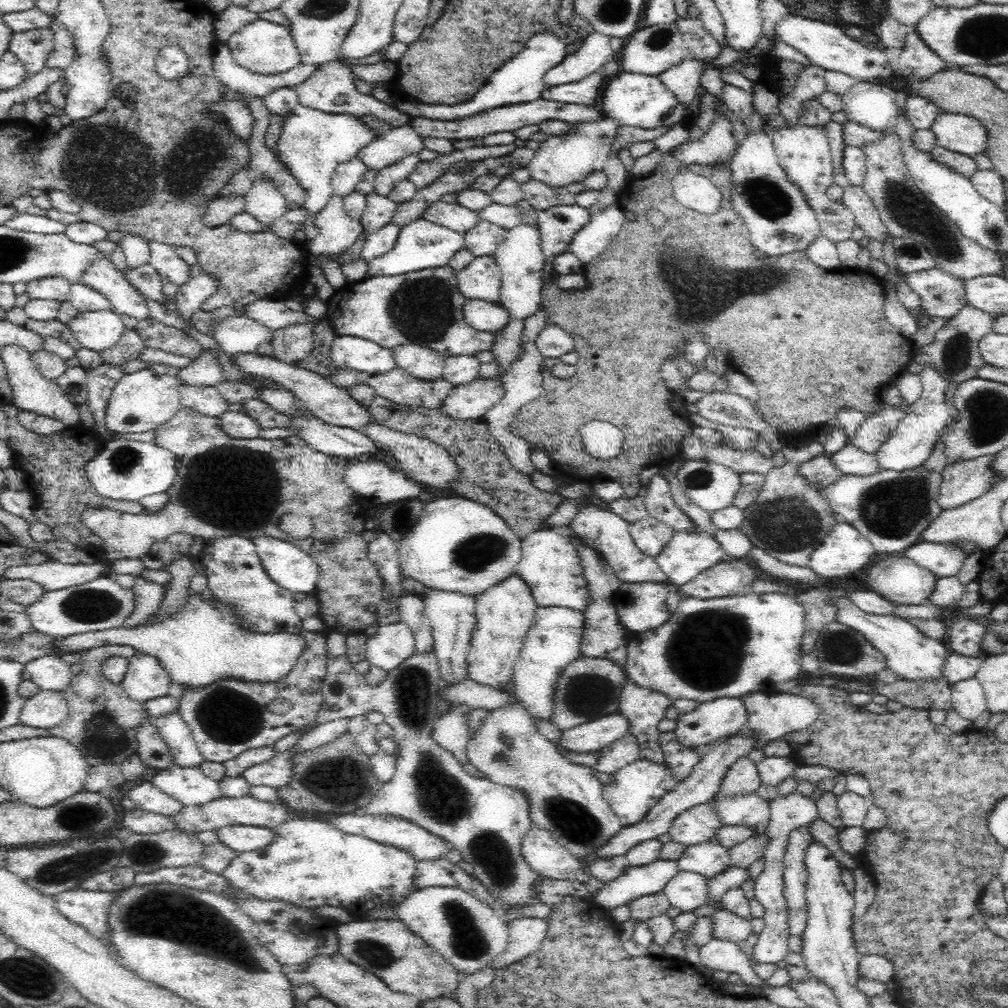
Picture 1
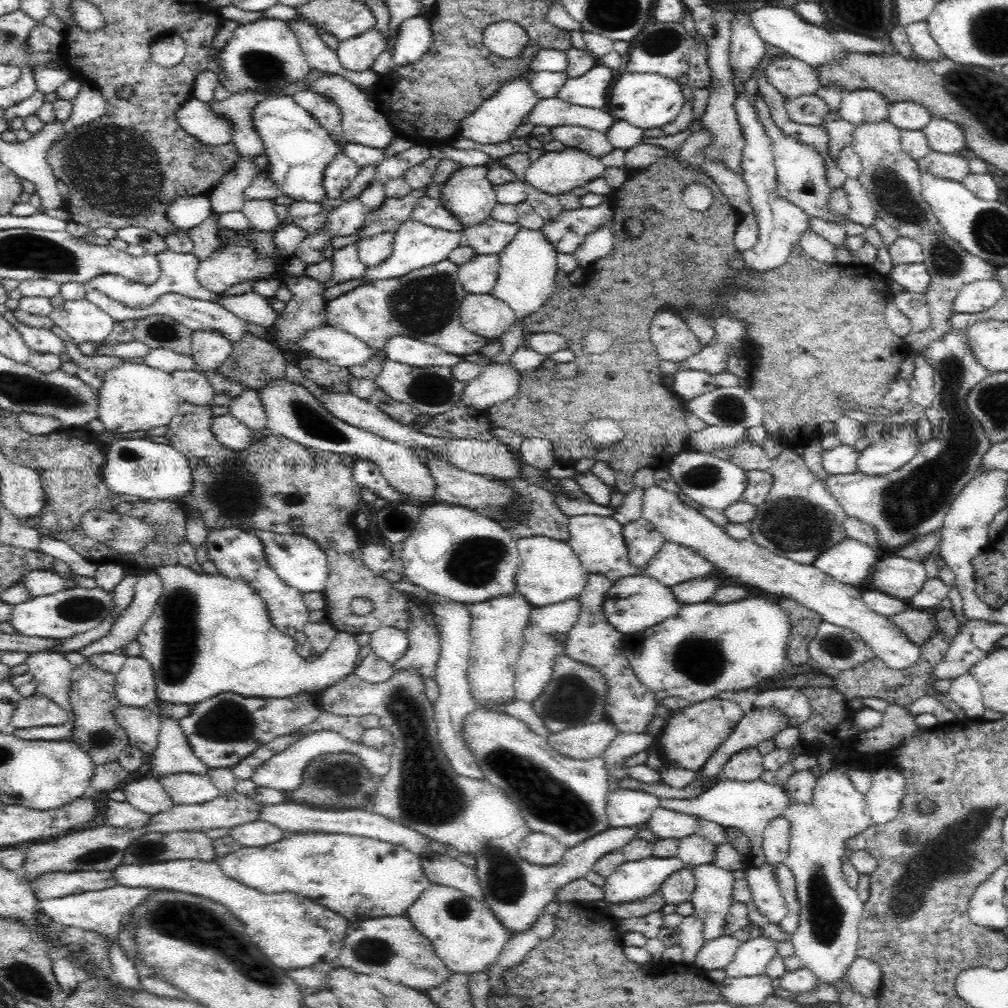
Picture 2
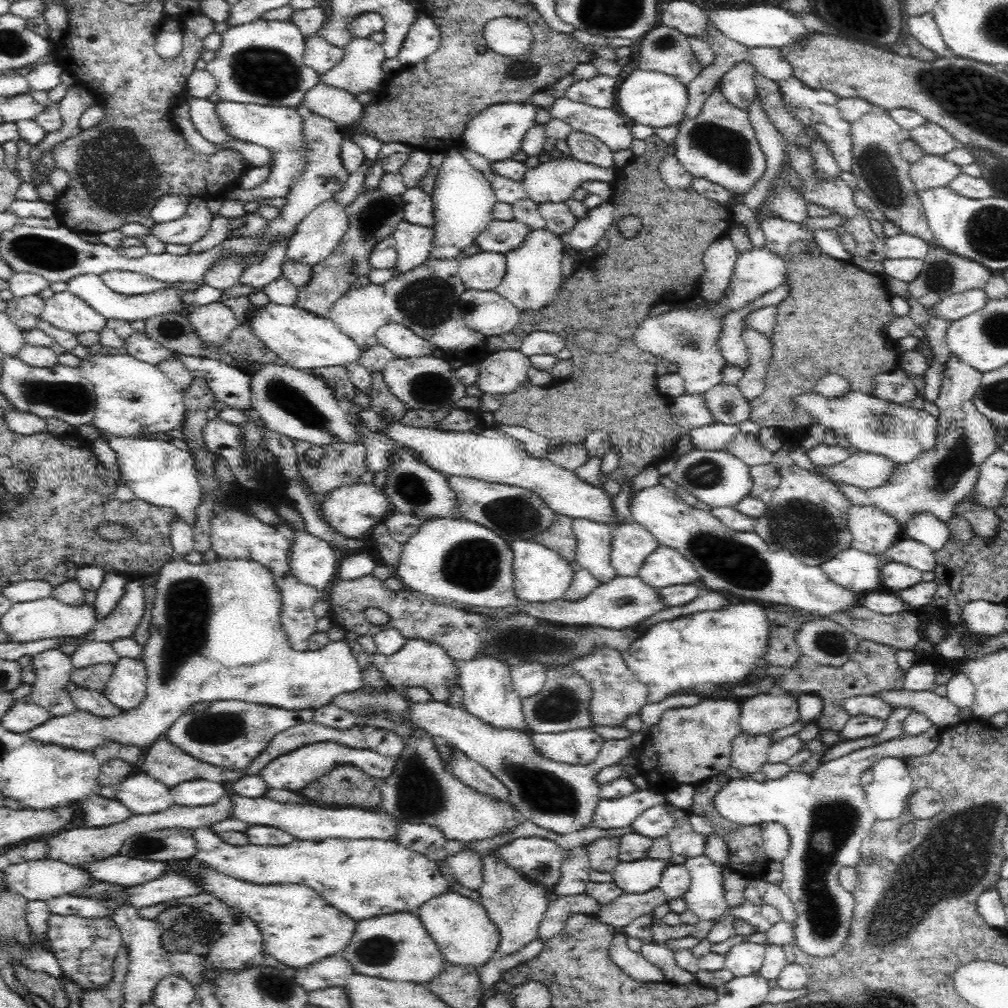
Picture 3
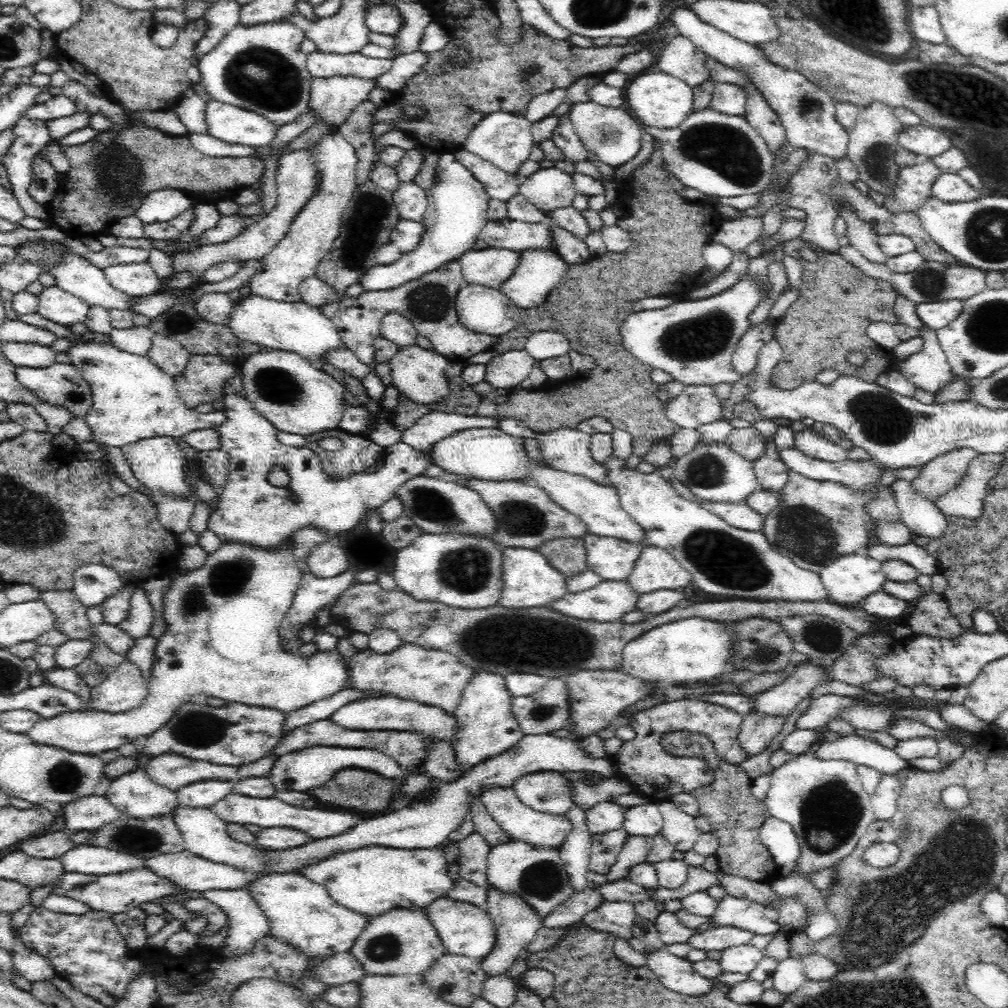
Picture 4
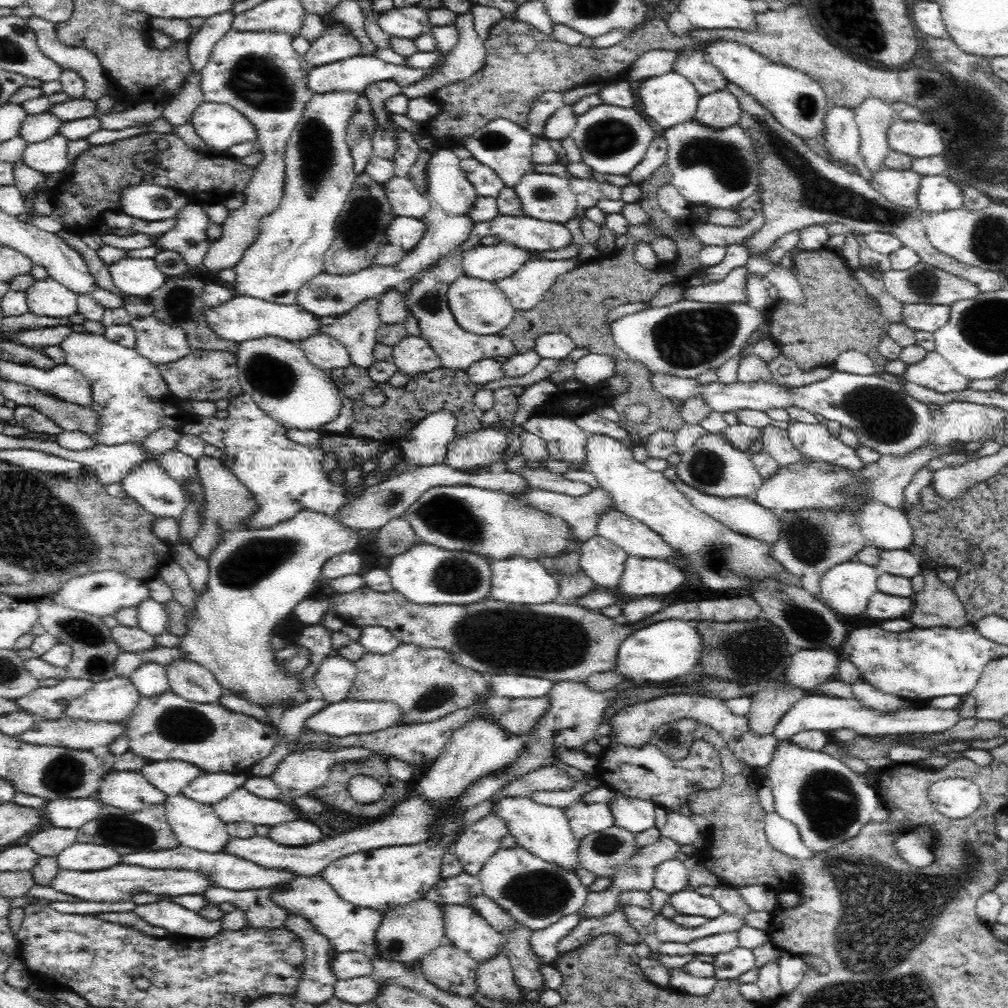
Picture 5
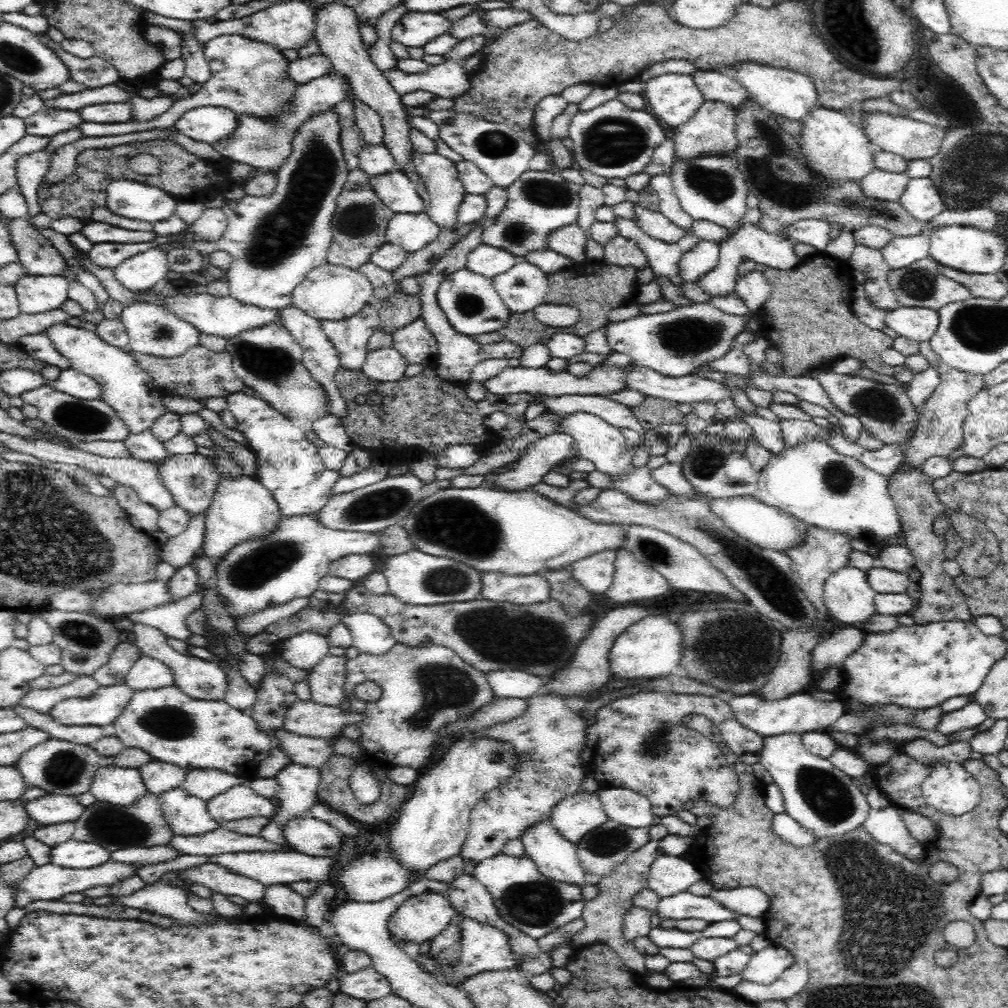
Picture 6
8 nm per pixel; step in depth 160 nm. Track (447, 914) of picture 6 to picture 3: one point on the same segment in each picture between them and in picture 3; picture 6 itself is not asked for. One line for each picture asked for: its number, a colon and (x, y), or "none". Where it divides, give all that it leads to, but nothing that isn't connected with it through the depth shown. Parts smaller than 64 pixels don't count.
3: (396, 947)
4: (402, 942)
5: (406, 934)

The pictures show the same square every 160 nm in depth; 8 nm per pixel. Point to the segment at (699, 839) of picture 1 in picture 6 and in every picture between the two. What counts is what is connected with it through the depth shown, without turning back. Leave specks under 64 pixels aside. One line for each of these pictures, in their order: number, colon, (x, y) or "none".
2: (667, 824)
3: (656, 822)
4: (646, 820)
5: (635, 815)
6: (626, 807)

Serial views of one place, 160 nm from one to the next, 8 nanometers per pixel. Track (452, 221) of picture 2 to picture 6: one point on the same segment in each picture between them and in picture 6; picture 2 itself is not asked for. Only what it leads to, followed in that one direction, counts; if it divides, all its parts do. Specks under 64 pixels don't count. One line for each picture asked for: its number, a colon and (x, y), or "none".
3: (418, 209)
4: (411, 200)
5: (406, 200)
6: (395, 189)

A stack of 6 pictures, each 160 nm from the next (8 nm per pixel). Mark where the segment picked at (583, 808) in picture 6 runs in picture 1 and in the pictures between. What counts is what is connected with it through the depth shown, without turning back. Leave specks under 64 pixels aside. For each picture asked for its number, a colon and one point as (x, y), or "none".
1: (634, 789)
2: (626, 807)
3: (618, 812)
4: (607, 816)
5: (585, 819)

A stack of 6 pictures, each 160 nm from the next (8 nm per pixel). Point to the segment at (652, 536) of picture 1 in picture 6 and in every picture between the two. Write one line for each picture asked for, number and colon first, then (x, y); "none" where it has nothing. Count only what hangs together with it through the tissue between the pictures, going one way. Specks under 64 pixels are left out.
2: (643, 540)
3: (631, 544)
4: (613, 559)
5: (603, 561)
6: (596, 572)

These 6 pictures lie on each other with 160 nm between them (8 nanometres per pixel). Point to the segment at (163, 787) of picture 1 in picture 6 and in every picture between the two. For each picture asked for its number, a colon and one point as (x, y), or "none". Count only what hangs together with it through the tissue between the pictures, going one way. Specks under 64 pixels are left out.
2: (183, 788)
3: (193, 793)
4: (204, 794)
5: (210, 788)
6: (205, 784)

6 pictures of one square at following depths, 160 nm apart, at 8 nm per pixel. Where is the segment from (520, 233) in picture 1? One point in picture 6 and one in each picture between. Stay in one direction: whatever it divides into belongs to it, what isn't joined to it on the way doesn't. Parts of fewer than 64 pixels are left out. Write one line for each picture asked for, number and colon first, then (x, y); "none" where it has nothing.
2: (527, 264)
3: (533, 275)
4: (538, 270)
5: (526, 287)
6: (524, 286)

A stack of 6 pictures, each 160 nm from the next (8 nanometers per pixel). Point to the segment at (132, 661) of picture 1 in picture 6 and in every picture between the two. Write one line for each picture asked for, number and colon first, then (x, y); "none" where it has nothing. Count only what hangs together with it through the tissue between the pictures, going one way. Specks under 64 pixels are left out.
2: (135, 686)
3: (127, 688)
4: (124, 689)
5: (112, 700)
6: (102, 707)

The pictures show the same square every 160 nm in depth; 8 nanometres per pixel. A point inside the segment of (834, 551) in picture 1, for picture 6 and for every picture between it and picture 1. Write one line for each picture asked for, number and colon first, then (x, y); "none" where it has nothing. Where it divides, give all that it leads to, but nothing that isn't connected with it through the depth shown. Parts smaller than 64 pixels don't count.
2: (850, 561)
3: (859, 572)
4: (849, 579)
5: (846, 588)
6: (848, 596)

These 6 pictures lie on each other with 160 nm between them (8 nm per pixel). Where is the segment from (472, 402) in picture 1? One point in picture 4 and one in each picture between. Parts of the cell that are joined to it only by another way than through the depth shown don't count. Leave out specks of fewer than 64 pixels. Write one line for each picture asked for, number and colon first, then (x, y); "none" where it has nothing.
2: (496, 383)
3: (502, 372)
4: (507, 370)

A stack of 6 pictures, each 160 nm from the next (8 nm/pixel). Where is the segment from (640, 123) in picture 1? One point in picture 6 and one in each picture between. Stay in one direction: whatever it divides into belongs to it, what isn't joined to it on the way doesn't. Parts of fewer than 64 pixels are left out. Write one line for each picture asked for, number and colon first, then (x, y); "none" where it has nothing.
2: (646, 101)
3: (654, 99)
4: (658, 99)
5: (670, 99)
6: (674, 98)

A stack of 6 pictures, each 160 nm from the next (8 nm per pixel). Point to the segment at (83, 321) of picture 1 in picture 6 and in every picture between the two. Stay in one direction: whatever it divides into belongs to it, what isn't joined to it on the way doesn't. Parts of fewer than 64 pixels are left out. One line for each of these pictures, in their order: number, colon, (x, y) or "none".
2: (82, 321)
3: (65, 311)
4: (58, 306)
5: (47, 297)
6: (36, 294)

